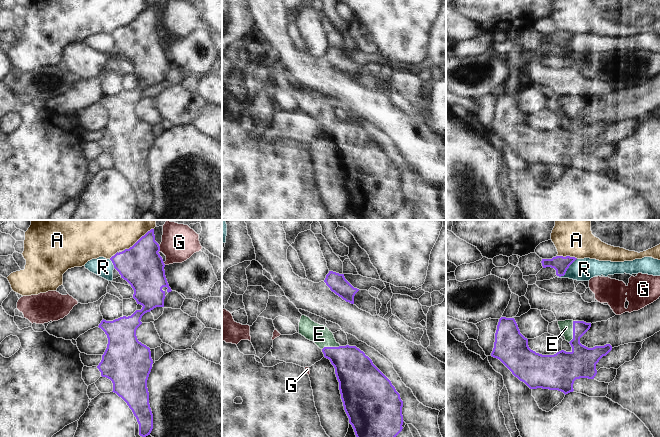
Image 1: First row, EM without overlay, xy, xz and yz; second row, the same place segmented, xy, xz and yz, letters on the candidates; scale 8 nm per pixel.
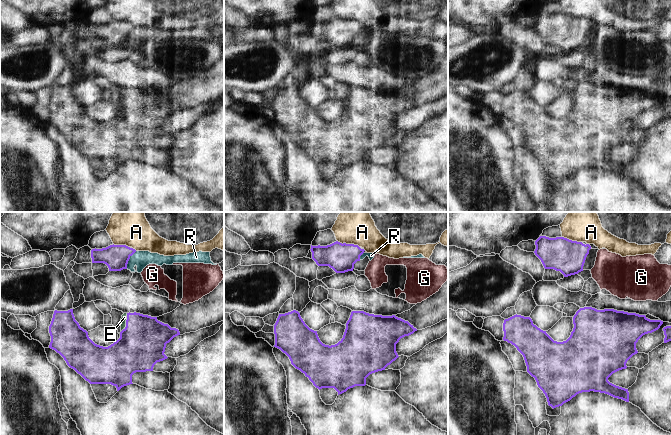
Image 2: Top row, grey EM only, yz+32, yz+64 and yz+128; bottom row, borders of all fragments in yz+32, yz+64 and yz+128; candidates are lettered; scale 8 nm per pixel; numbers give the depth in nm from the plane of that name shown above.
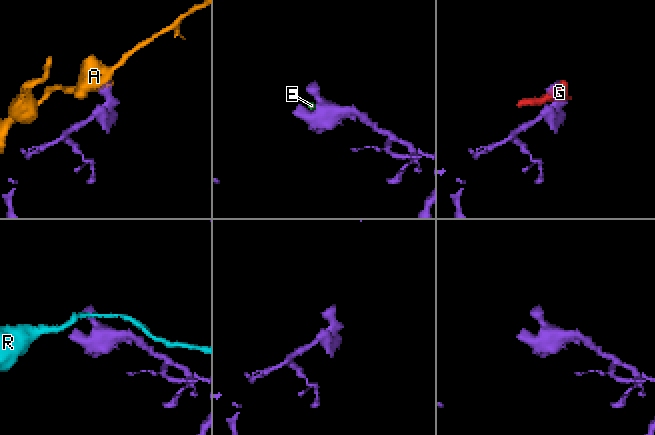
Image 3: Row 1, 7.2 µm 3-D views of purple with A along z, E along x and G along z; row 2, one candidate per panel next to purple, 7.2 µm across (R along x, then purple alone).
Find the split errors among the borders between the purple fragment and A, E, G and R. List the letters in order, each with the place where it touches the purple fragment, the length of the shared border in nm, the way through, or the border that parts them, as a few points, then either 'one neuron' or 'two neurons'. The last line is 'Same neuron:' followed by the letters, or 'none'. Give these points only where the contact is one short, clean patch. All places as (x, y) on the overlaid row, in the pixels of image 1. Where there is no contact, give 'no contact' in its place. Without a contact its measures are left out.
A: meets purple in xy at (139, 239); contact 300 nm long; two neurons
E: meets purple in yz at (573, 332); contact 180 nm long; runs through yz (581, 362), (573, 332), (566, 327); one neuron
G: meets purple in xy at (159, 248); contact 60 nm long; two neurons
R: meets purple in yz at (566, 270); contact 220 nm long; border along yz (576, 258), (563, 275), (557, 276); two neurons
Same neuron: E

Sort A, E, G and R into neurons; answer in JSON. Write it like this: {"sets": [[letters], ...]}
{"sets": [["A"], ["E"], ["G"], ["R"]]}

